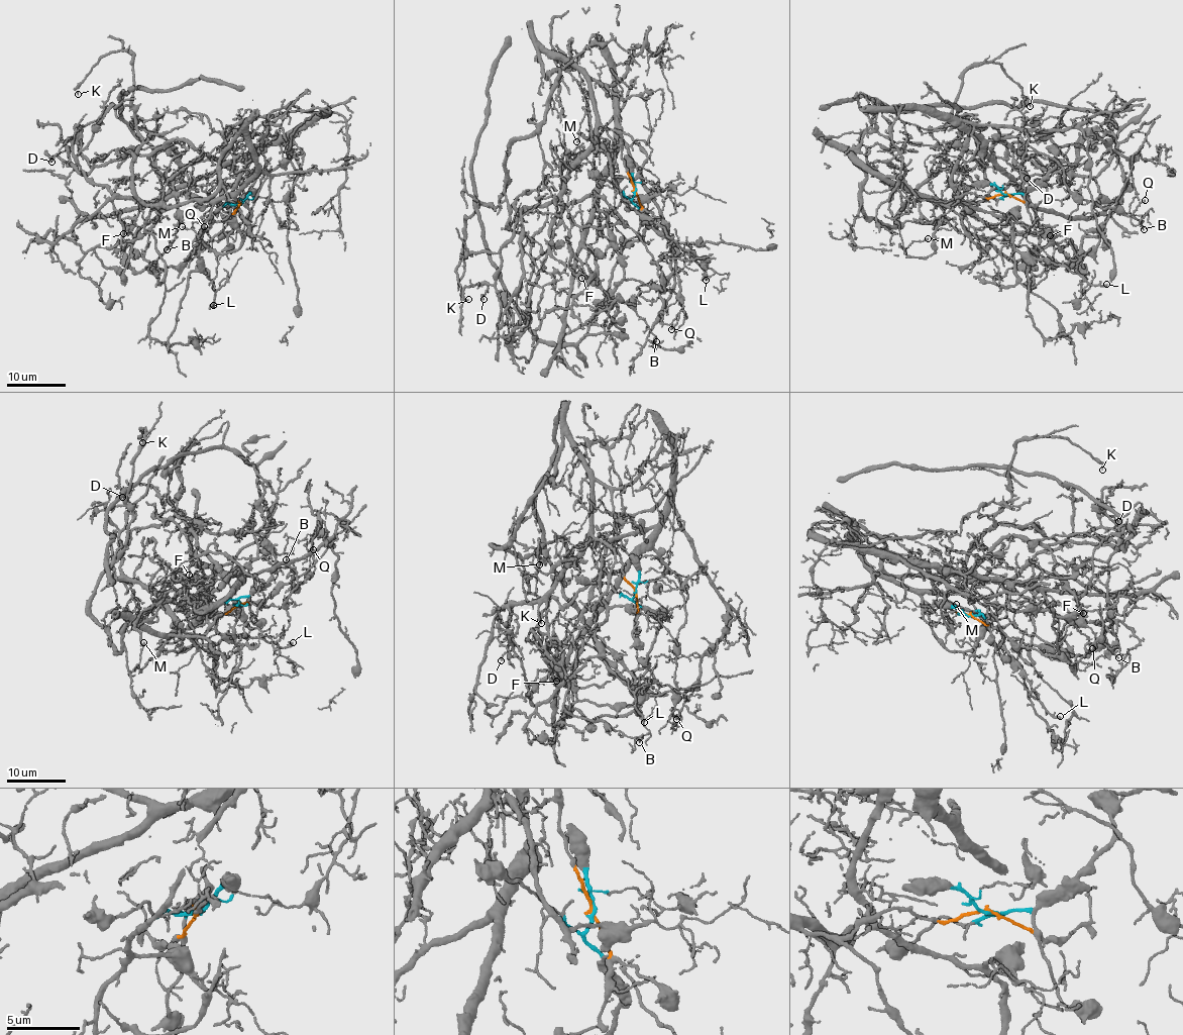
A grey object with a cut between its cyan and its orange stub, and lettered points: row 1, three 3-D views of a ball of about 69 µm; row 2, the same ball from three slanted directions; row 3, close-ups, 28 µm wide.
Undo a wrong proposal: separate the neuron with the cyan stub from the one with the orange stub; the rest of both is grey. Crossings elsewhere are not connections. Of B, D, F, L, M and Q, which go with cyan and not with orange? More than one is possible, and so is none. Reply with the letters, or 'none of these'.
B, L, Q

